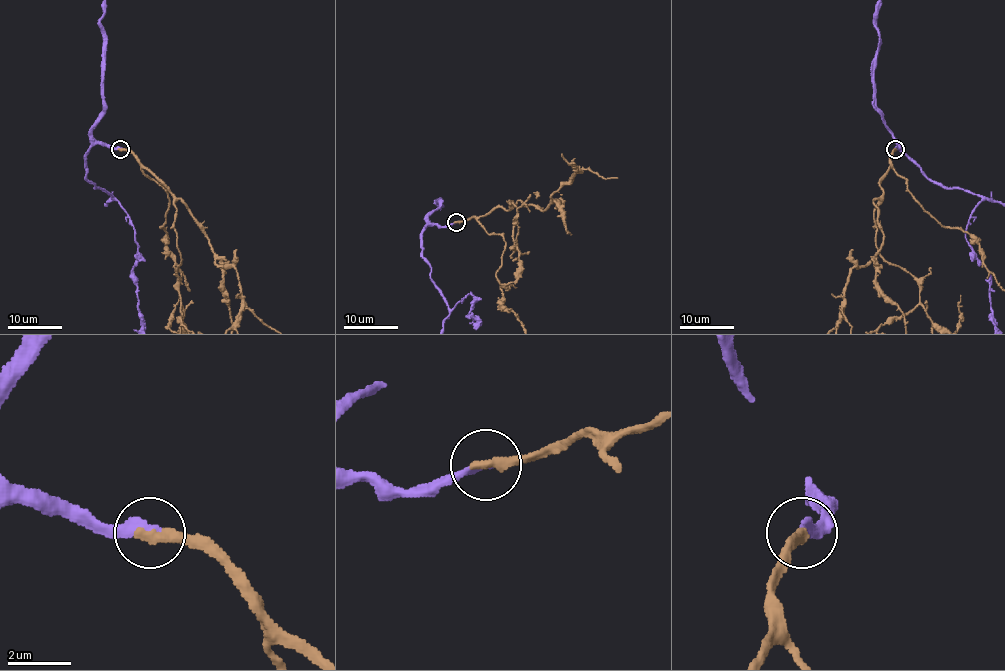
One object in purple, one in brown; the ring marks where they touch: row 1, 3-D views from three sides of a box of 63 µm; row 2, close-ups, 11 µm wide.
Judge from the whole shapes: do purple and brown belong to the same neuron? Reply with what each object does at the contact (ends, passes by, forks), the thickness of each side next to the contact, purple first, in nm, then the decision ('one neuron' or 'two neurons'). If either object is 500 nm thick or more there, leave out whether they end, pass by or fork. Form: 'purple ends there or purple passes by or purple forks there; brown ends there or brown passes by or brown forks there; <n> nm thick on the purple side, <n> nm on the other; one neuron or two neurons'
purple ends there; brown ends there; 260 nm thick on the purple side, 380 nm on the other; one neuron

